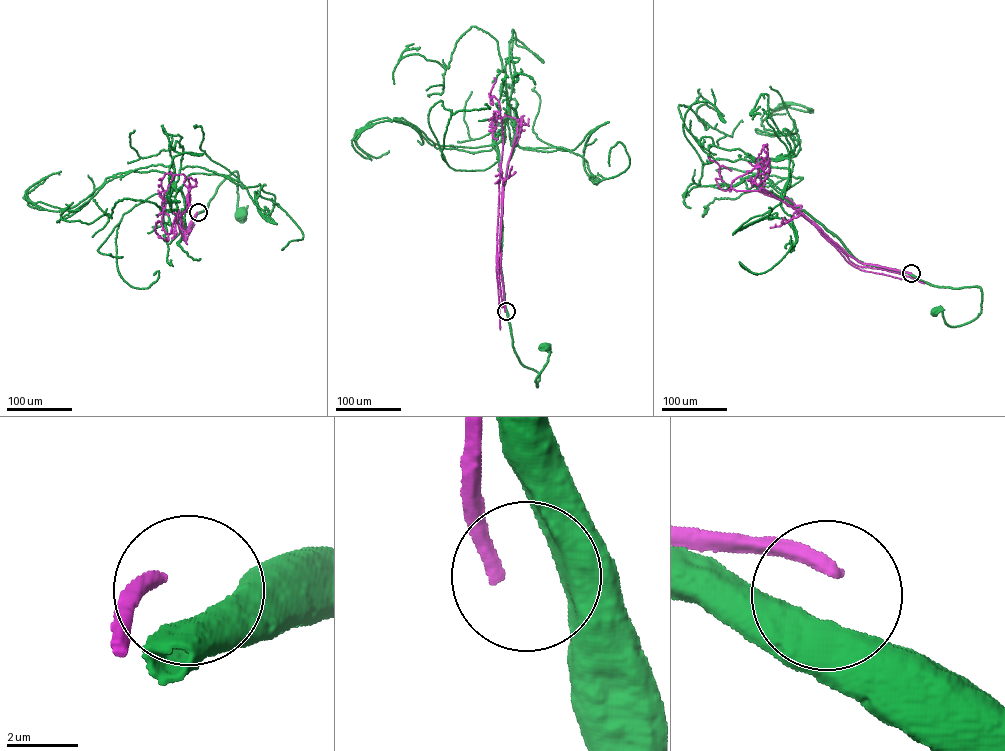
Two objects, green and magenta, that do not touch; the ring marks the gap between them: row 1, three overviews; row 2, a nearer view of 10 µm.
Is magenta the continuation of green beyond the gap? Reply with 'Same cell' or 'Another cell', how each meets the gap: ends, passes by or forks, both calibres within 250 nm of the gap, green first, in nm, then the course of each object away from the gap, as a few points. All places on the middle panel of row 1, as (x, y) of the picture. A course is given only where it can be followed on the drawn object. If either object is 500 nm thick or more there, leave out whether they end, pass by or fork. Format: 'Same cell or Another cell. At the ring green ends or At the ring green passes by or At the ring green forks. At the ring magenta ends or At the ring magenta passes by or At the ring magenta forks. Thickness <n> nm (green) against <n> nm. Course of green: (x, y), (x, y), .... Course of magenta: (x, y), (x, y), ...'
Another cell. Thickness 700 nm (green) against 360 nm. Course of green: (506, 312), (514, 352), (521, 364), (538, 372), (537, 387), (536, 377), (549, 356), (544, 346). Course of magenta: (505, 311), (500, 269), (503, 180), (501, 169), (496, 261), (500, 329)

